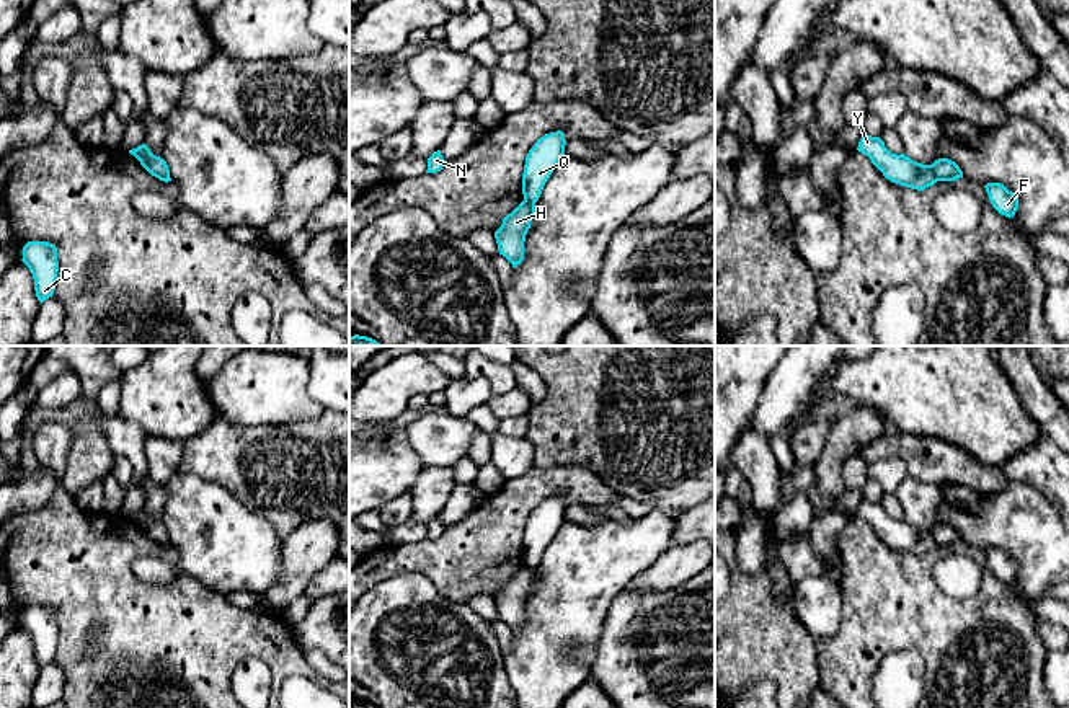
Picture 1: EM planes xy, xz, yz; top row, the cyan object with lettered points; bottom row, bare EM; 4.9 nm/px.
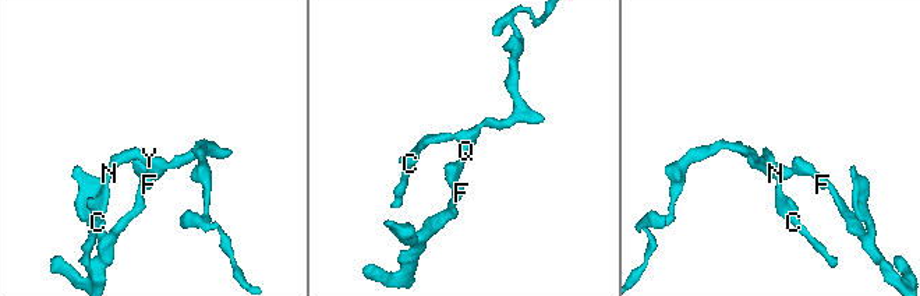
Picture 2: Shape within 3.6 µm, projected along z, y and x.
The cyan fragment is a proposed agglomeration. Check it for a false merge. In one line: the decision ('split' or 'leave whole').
split

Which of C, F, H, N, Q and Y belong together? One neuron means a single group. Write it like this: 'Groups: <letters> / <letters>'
Groups: C N Q Y / F H

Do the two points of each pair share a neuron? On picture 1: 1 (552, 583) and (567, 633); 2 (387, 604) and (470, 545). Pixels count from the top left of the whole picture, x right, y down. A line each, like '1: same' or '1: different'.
1: same
2: different

